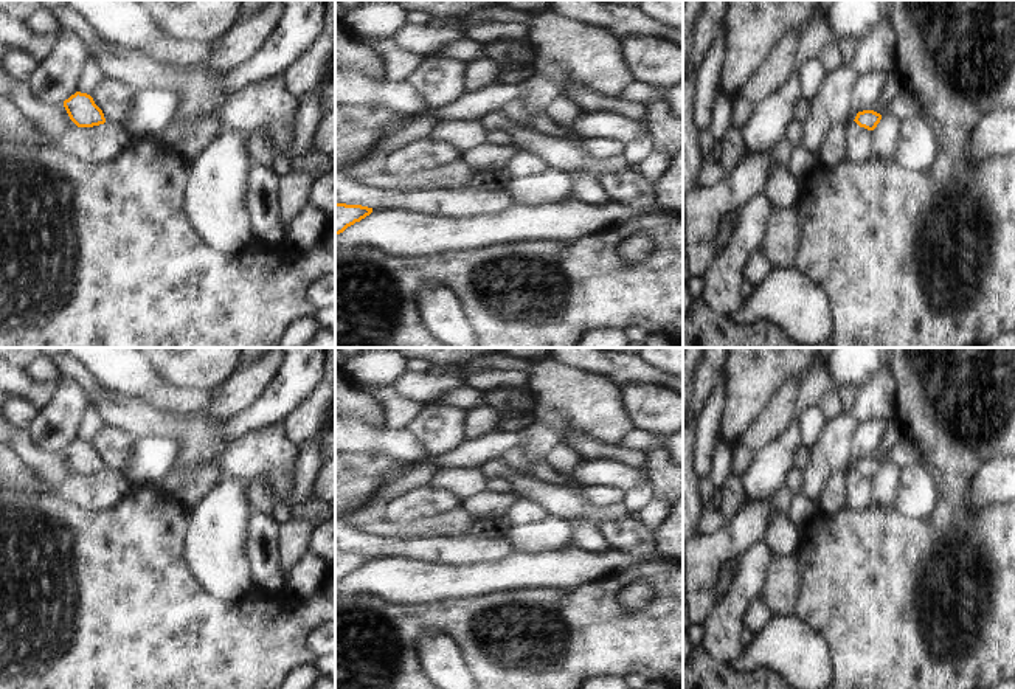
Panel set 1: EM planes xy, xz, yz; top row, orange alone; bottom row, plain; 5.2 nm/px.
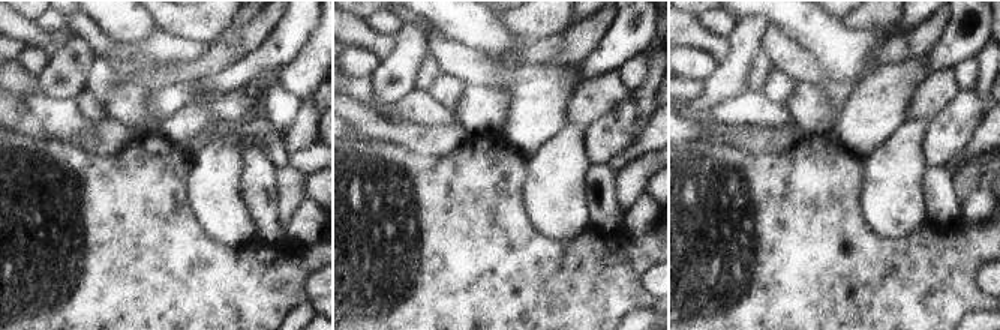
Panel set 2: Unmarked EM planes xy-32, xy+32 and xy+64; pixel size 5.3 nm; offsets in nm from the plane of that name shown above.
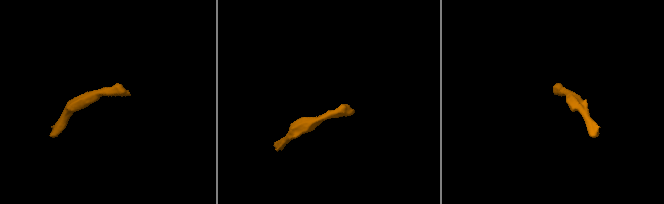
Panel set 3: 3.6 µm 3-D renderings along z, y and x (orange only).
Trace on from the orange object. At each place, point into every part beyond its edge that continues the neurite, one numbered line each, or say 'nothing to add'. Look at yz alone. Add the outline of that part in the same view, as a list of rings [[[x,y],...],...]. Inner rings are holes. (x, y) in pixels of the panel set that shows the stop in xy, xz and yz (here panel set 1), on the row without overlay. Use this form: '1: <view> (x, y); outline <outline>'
nothing to add

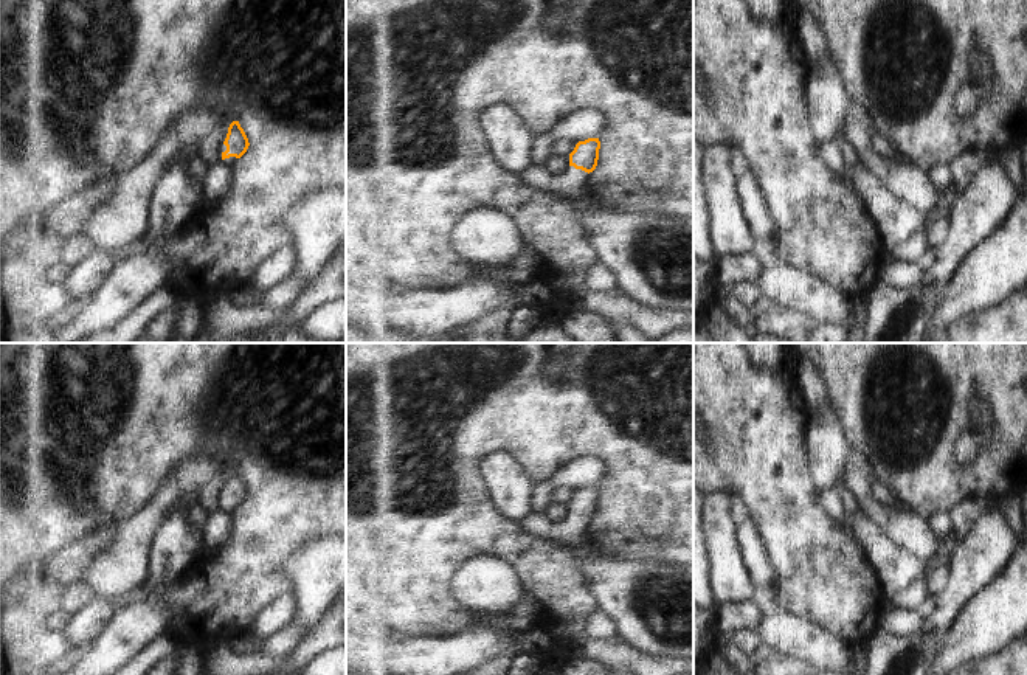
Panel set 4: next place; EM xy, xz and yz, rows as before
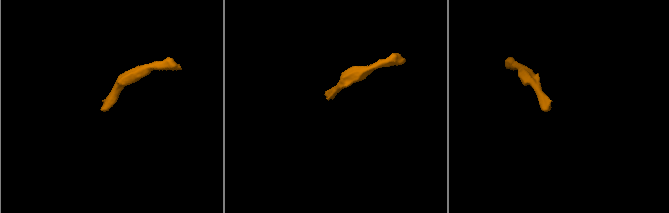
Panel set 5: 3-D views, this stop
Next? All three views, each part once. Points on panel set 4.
1: xz (571, 533); outline [[[529,512],[523,524],[534,537],[545,537],[571,549],[580,549],[586,538],[588,520],[569,514],[563,521],[554,523],[546,514]]]

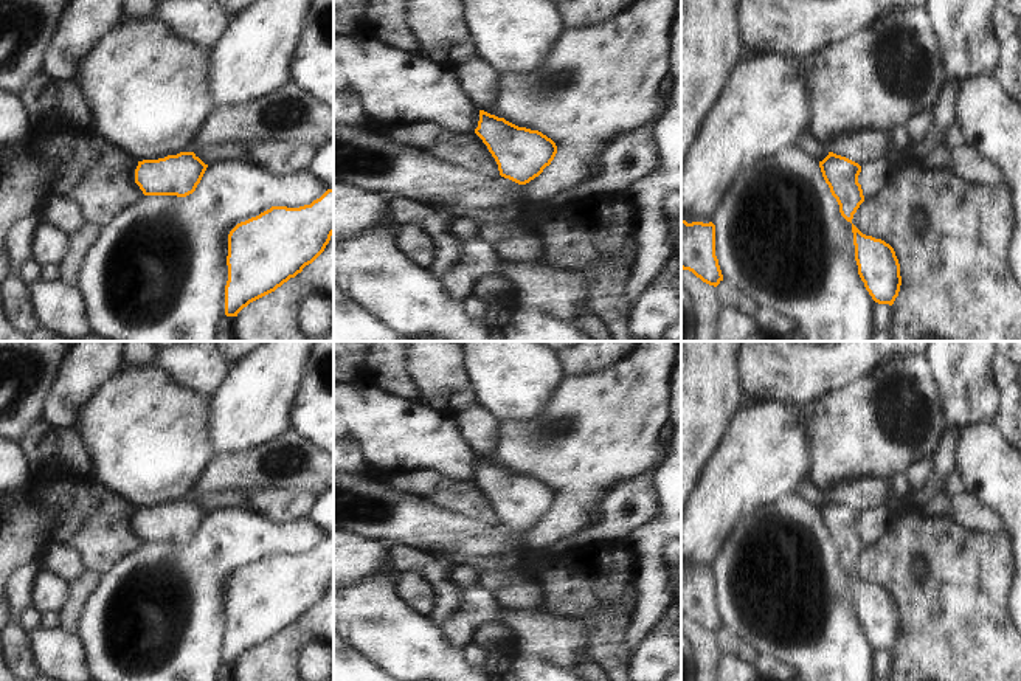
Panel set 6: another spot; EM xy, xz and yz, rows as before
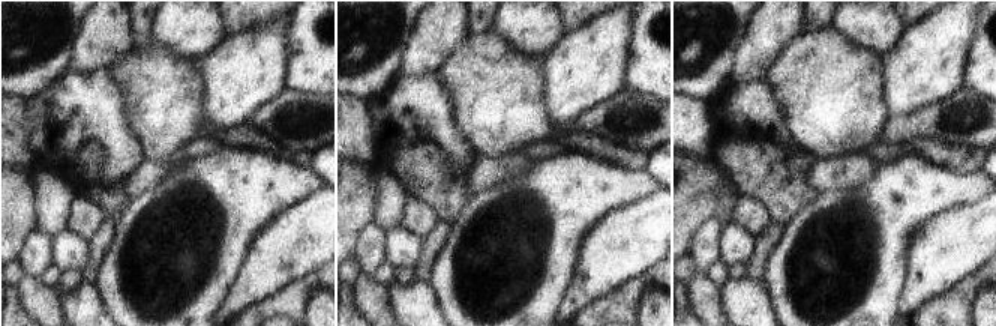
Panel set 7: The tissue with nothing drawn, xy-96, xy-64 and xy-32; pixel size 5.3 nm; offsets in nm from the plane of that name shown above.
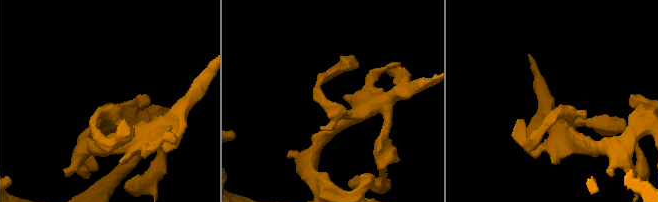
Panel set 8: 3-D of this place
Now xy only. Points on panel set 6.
nothing to add

